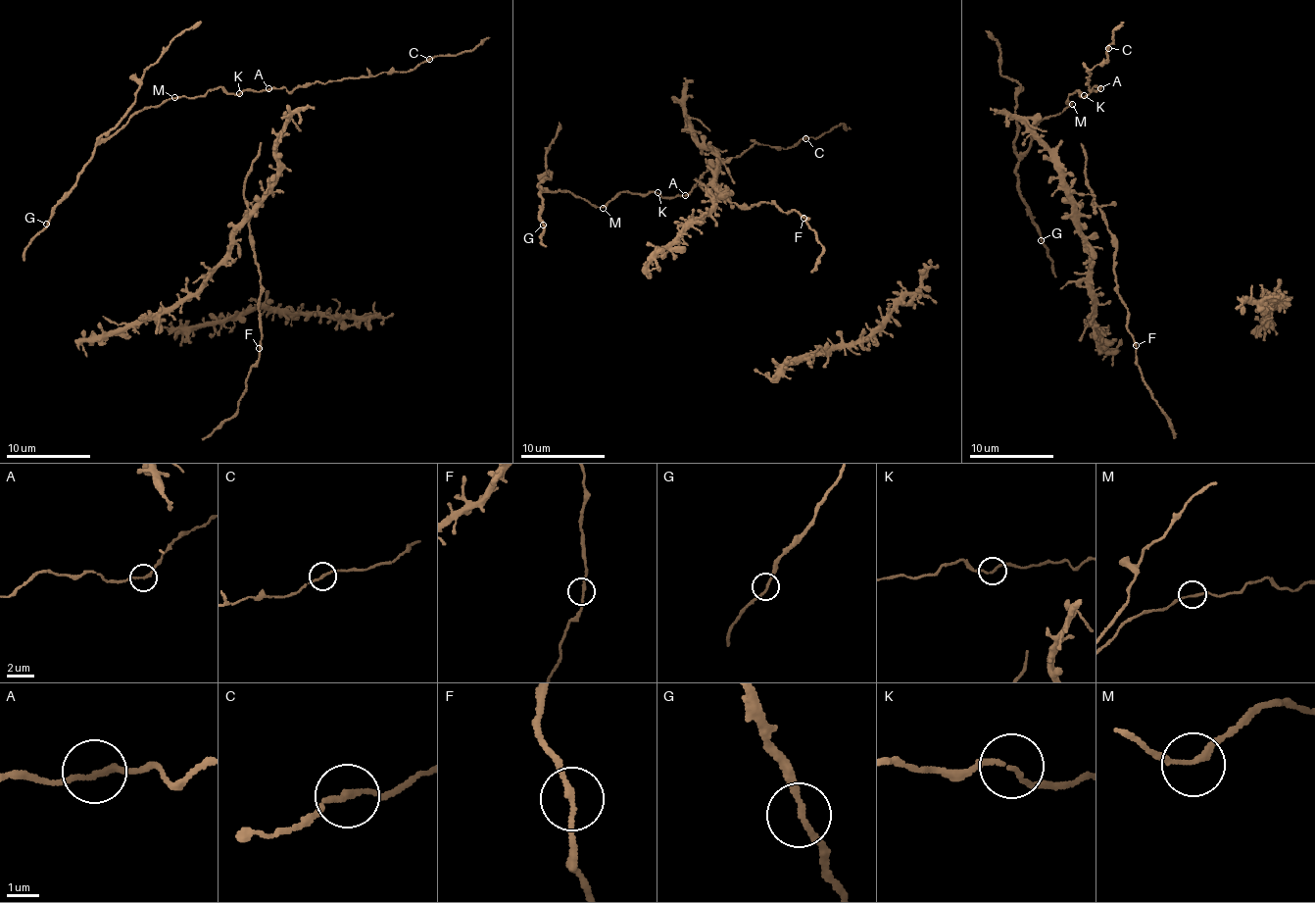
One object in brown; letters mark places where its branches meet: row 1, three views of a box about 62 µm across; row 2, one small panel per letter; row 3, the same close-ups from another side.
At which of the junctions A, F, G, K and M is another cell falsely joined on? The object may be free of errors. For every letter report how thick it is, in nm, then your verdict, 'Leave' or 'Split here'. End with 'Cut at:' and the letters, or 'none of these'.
A: Thickness 160 nm. Split here
F: Thickness 170 nm. Leave
G: Thickness 170 nm. Leave
K: Thickness 130 nm. Leave
M: Thickness 160 nm. Leave
Cut at: A

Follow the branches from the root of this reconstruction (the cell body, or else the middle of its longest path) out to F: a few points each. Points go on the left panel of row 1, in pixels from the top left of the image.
F: (255, 258), (261, 285), (262, 337), (259, 348)

